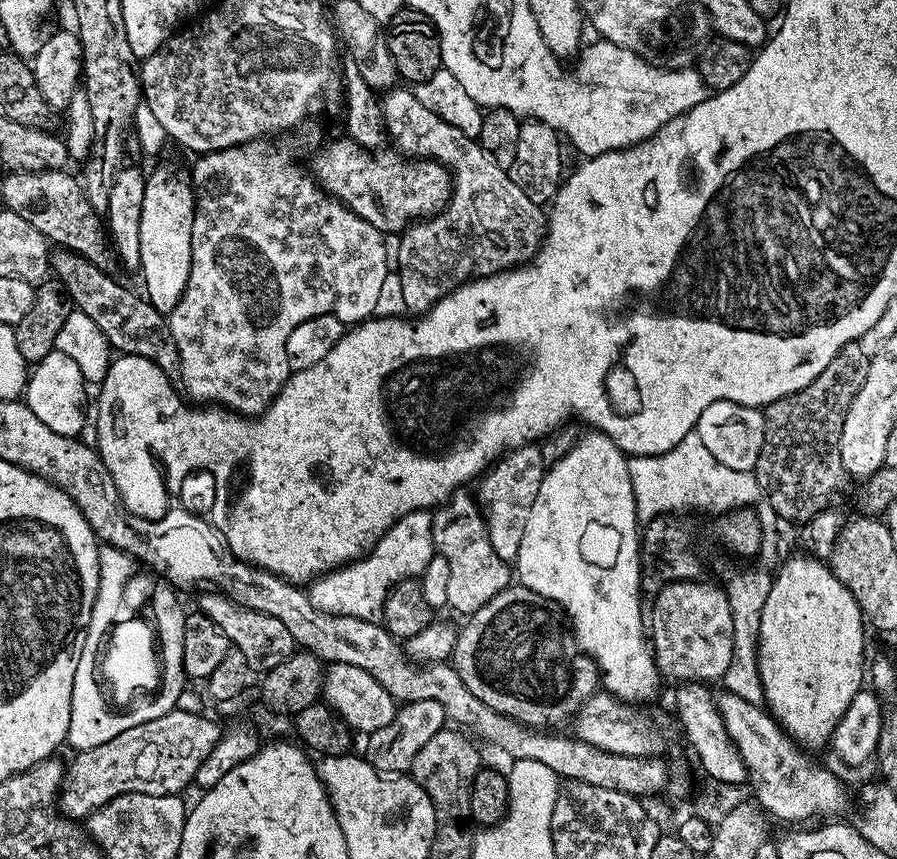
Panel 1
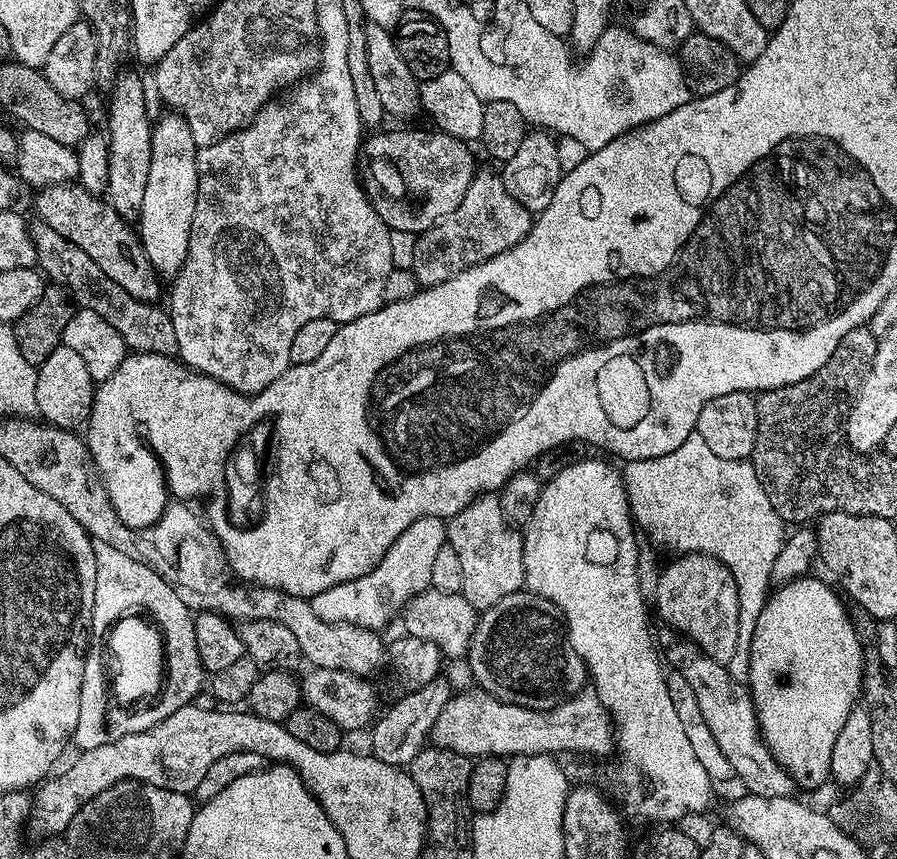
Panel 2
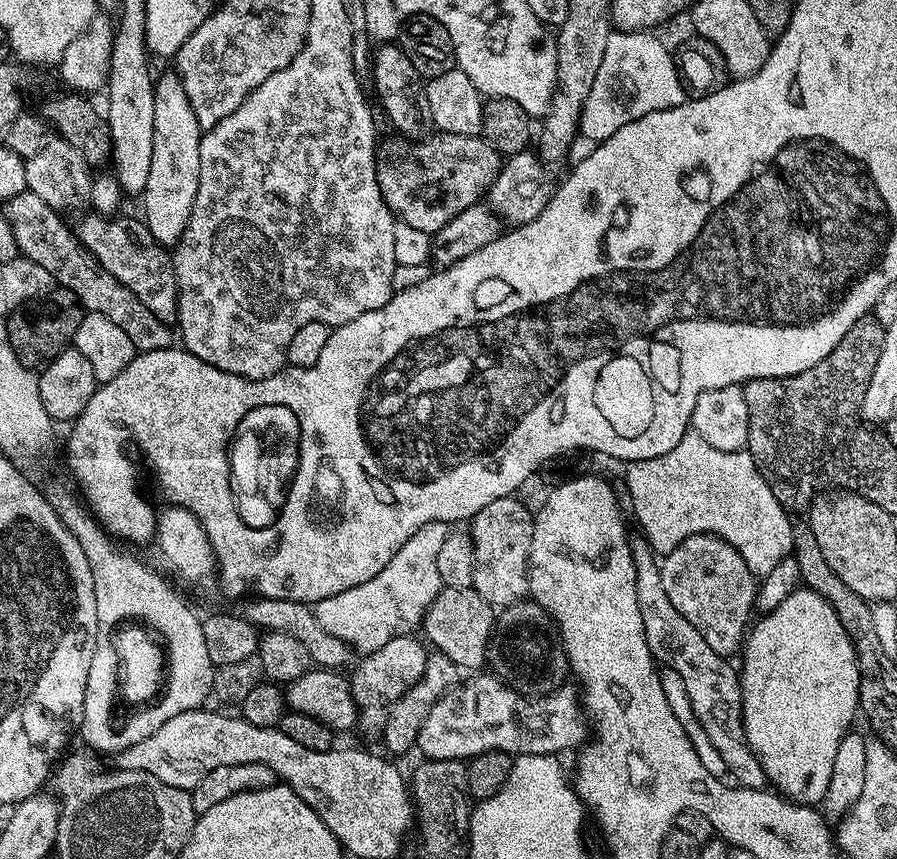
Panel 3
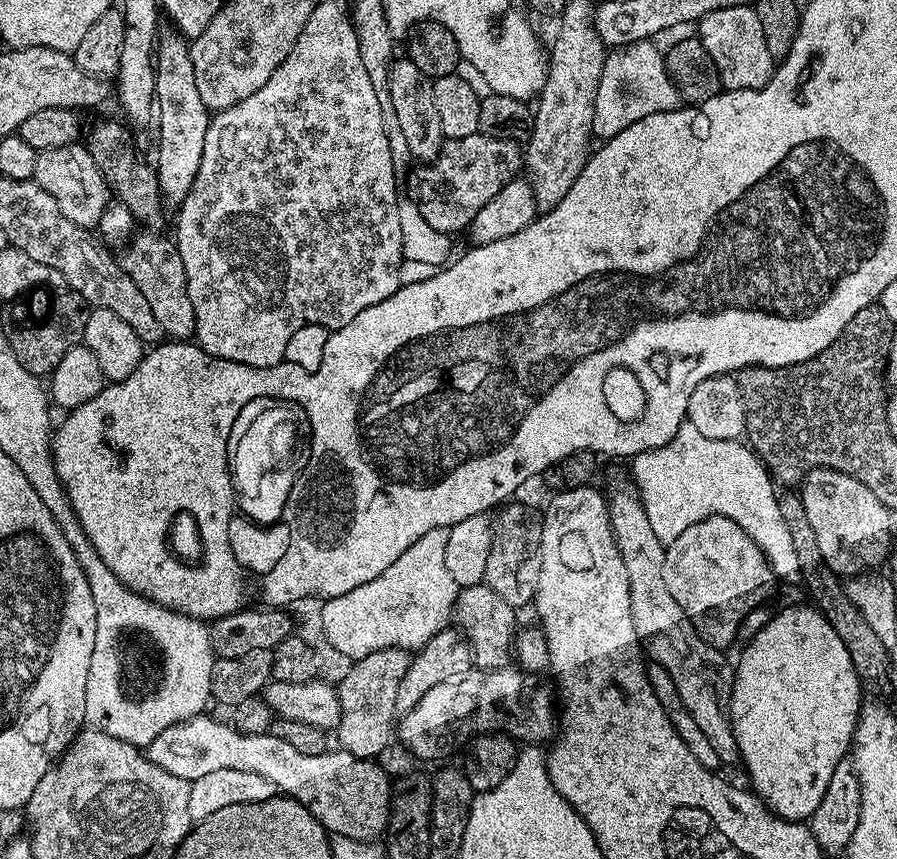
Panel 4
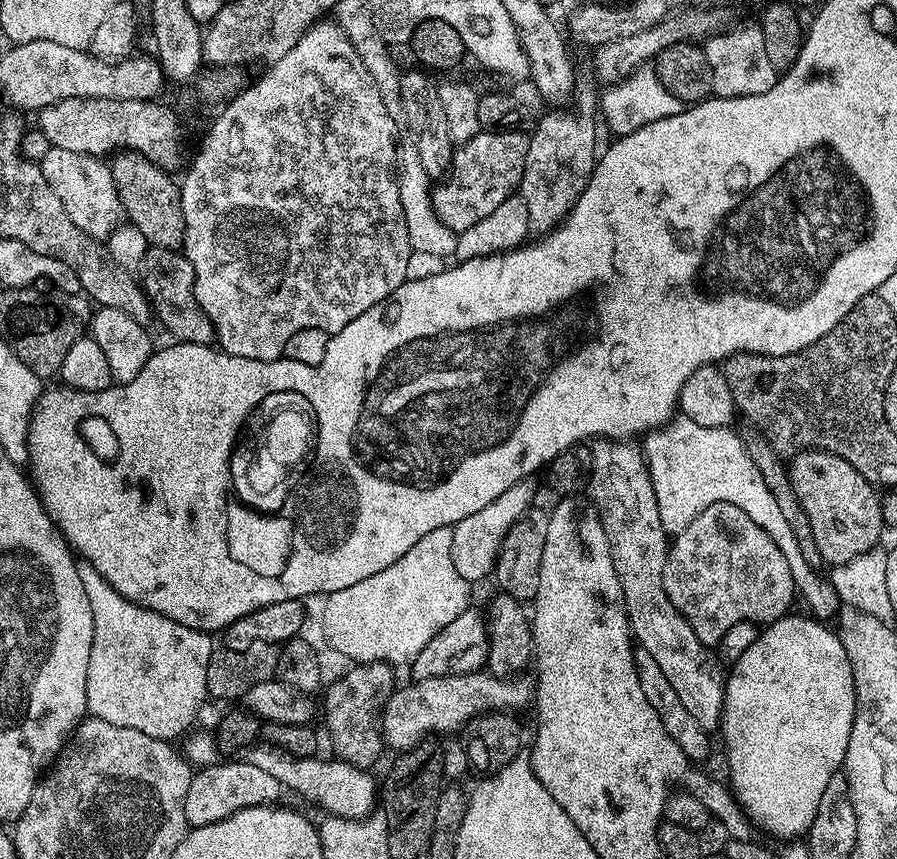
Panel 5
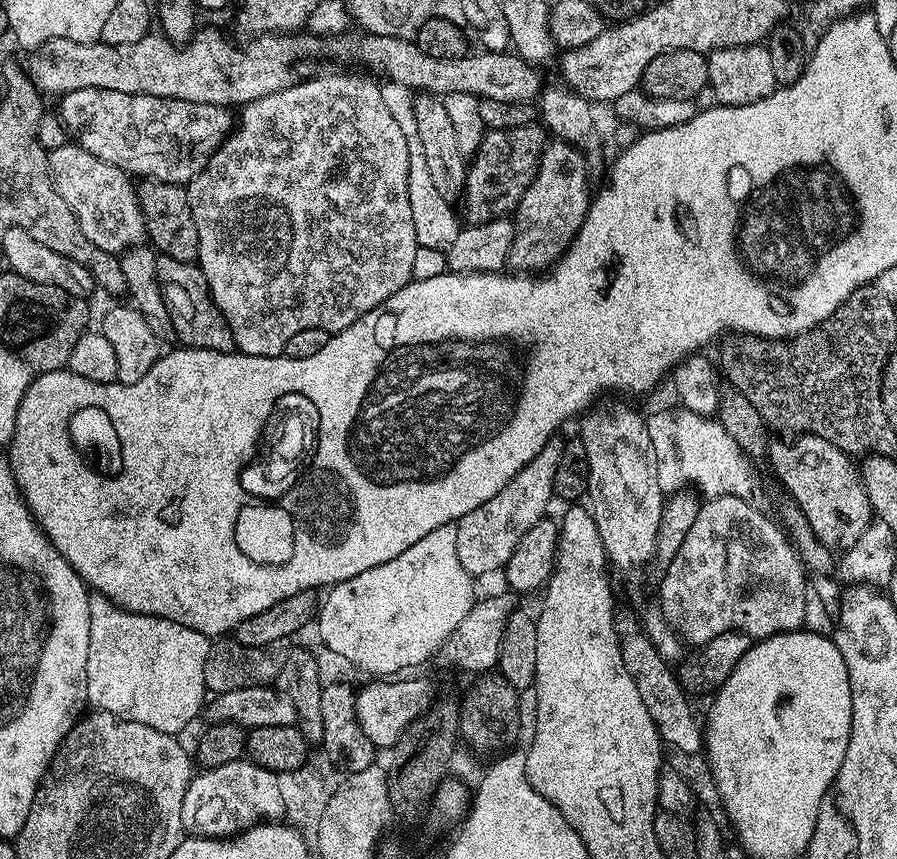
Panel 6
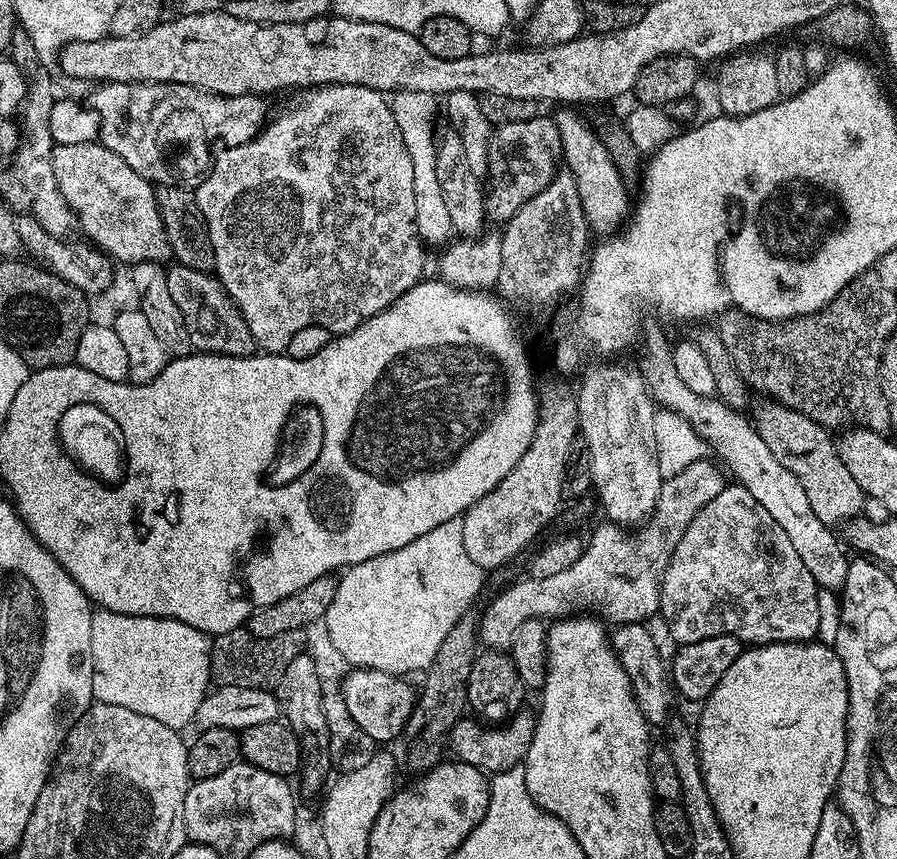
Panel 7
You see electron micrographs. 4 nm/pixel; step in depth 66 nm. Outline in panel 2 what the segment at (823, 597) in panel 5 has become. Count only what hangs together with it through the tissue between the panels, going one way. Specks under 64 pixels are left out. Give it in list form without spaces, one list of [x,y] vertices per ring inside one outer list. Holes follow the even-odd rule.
[[[695,431],[686,442],[670,454],[645,460],[629,460],[623,465],[624,489],[628,495],[628,511],[632,514],[635,527],[641,533],[652,536],[656,544],[669,548],[672,554],[704,552],[721,560],[732,572],[738,586],[738,650],[730,657],[728,673],[730,678],[747,681],[750,674],[749,644],[754,636],[754,626],[758,614],[762,614],[764,604],[770,595],[770,570],[774,570],[774,558],[782,550],[786,539],[786,525],[780,515],[770,506],[770,498],[748,460],[718,458],[706,441]]]

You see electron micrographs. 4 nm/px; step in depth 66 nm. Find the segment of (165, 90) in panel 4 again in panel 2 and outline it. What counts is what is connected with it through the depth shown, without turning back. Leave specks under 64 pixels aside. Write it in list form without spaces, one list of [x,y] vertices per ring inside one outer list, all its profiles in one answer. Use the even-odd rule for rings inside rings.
[[[167,115],[160,121],[157,119],[152,126],[150,174],[146,177],[146,194],[142,197],[142,210],[138,221],[140,244],[146,250],[150,266],[161,278],[175,277],[186,262],[186,250],[190,246],[190,230],[194,226],[194,210],[198,202],[198,162],[194,134],[190,134],[190,126],[186,126],[183,116]]]

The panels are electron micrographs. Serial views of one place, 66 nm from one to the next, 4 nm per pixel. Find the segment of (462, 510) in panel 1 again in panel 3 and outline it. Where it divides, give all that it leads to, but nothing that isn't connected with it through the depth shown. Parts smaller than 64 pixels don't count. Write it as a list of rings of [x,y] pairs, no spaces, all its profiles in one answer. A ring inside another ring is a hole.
[[[515,495],[498,498],[490,506],[482,506],[470,521],[470,539],[474,554],[472,587],[486,602],[503,610],[529,595],[528,559],[530,542],[534,538],[534,512]]]

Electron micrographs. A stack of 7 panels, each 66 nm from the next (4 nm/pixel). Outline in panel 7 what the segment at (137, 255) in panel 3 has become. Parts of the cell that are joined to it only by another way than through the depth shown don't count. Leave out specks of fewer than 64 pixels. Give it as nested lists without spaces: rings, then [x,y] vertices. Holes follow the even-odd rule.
[[[173,263],[167,269],[170,298],[184,315],[189,345],[196,352],[214,352],[222,356],[247,356],[253,351],[254,341],[236,305],[229,300],[215,275],[184,264]]]

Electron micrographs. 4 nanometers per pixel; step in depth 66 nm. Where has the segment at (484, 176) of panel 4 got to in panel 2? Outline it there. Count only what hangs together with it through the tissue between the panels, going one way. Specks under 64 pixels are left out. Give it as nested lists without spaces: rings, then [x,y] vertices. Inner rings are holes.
[[[431,130],[428,134],[384,131],[369,135],[362,144],[358,175],[364,185],[364,193],[370,197],[378,218],[382,218],[389,230],[415,234],[425,232],[427,228],[433,228],[438,222],[442,222],[442,218],[454,214],[454,210],[462,206],[466,190],[470,190],[472,179],[478,171],[476,160],[468,149],[471,147],[465,141],[456,140],[439,130]]]

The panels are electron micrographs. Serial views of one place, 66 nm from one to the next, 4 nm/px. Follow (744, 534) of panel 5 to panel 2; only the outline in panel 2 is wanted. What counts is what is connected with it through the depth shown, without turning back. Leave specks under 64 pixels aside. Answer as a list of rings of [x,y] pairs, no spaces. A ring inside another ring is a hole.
[[[685,552],[677,555],[673,564],[668,564],[664,568],[664,573],[656,580],[656,608],[660,611],[660,616],[672,628],[677,628],[677,633],[683,634],[692,643],[696,644],[710,658],[714,658],[719,664],[727,664],[730,657],[734,655],[734,650],[738,650],[738,586],[736,580],[732,576],[732,572],[721,560],[716,560],[712,556],[706,555],[704,552]]]

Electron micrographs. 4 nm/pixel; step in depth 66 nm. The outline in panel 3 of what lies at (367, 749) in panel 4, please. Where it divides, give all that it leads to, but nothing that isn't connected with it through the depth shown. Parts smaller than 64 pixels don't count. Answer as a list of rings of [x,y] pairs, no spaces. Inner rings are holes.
[[[415,635],[396,636],[386,646],[378,646],[378,650],[367,653],[360,665],[357,663],[351,669],[350,683],[352,686],[352,697],[356,703],[356,718],[359,731],[369,732],[370,735],[379,737],[386,726],[386,718],[390,718],[390,710],[398,698],[418,678],[422,678],[422,670],[426,670],[426,662],[430,655],[423,639]]]

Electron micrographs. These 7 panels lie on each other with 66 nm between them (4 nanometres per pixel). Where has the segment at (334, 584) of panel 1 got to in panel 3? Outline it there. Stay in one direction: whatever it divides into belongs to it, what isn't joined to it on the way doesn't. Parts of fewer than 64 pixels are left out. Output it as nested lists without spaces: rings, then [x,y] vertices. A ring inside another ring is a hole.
[[[442,522],[422,526],[422,530],[410,537],[402,550],[386,562],[386,570],[374,574],[370,582],[342,590],[342,594],[334,594],[334,598],[319,600],[314,611],[322,630],[326,630],[326,634],[334,634],[334,638],[342,638],[342,642],[360,654],[378,650],[378,646],[386,646],[386,642],[396,636],[415,633],[424,623],[426,610],[440,593],[438,553],[449,531],[449,525]]]

